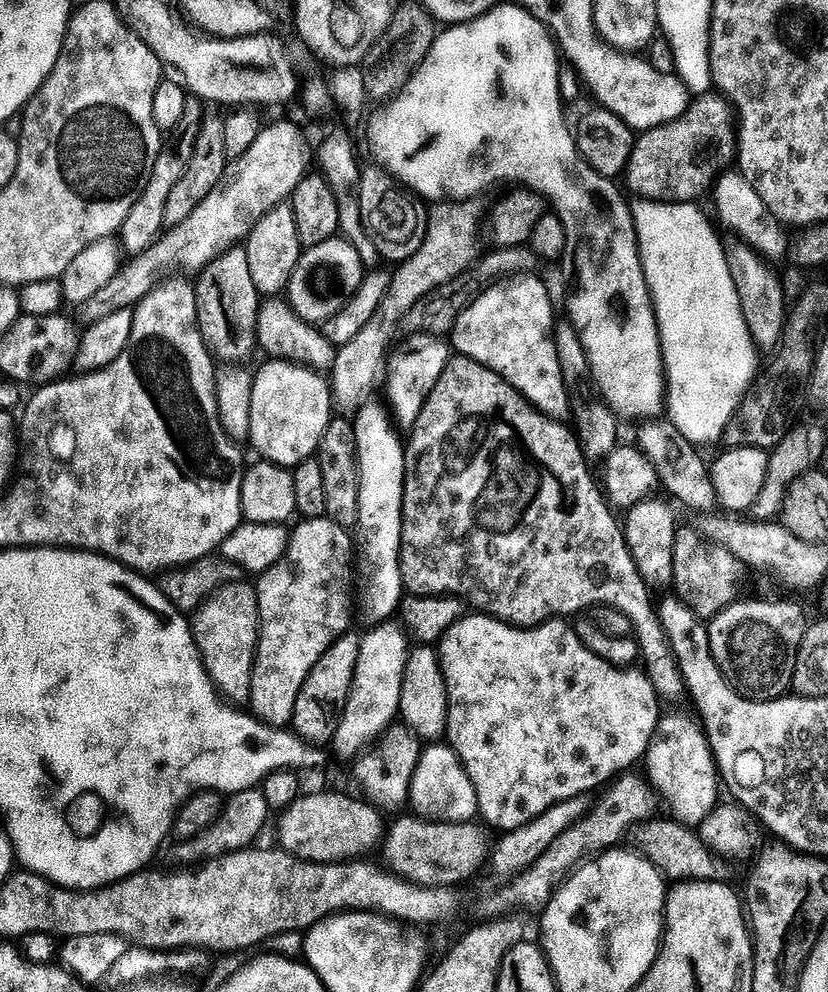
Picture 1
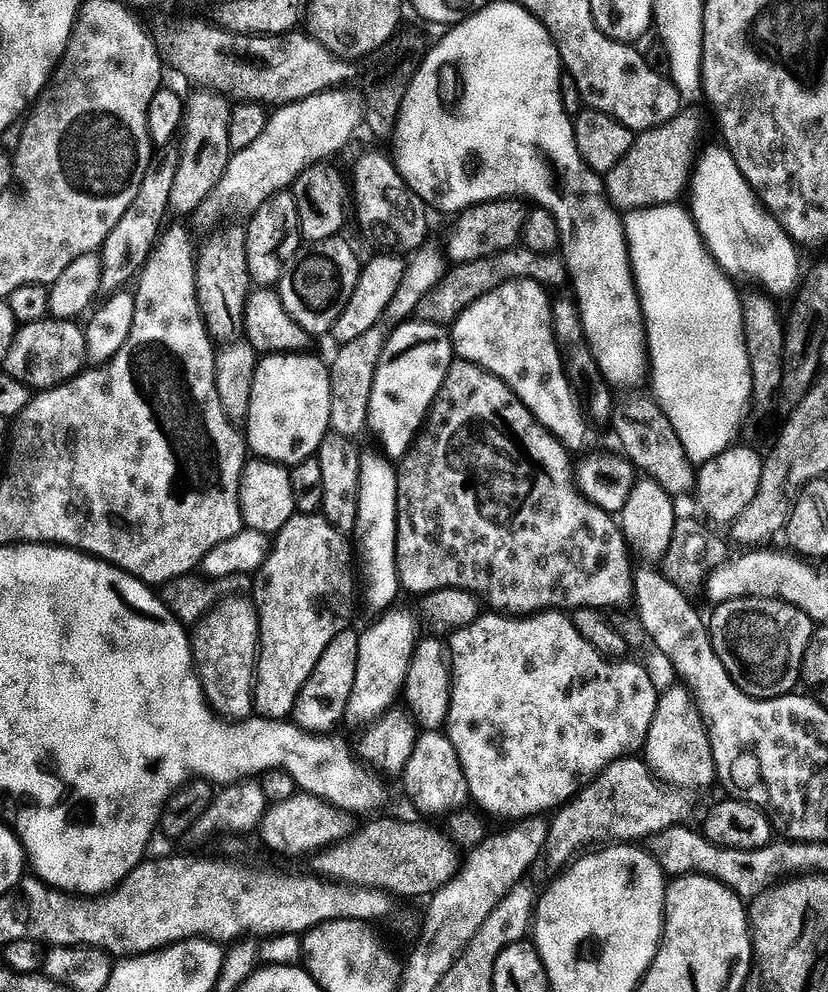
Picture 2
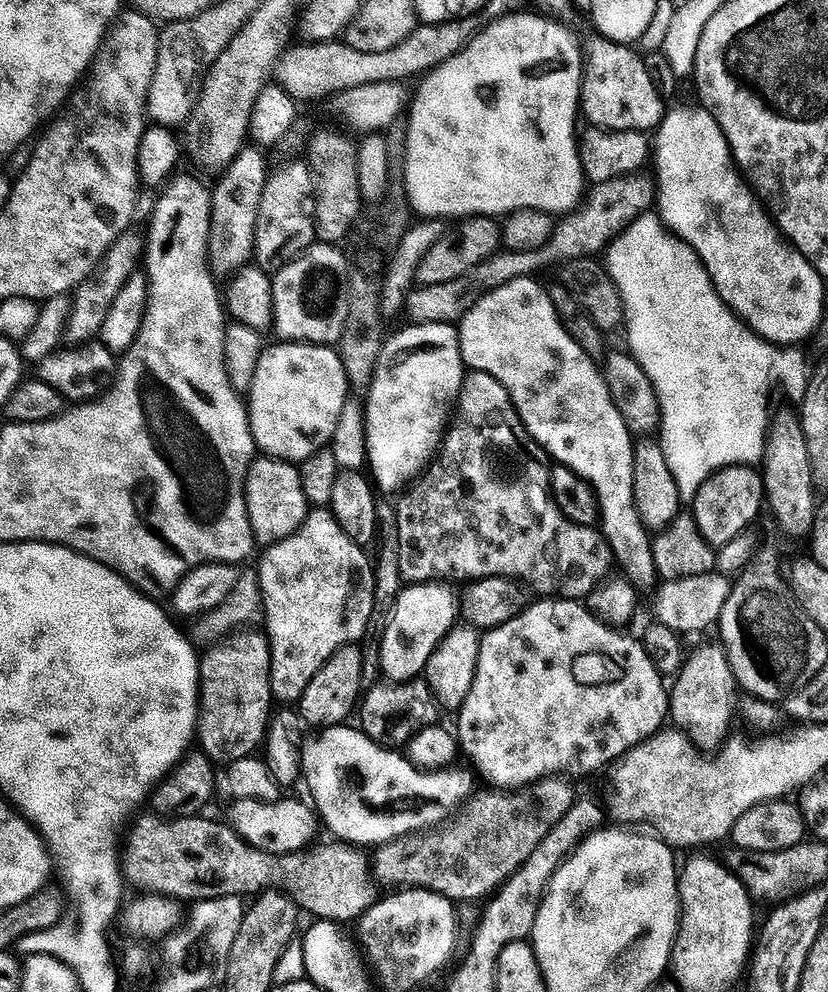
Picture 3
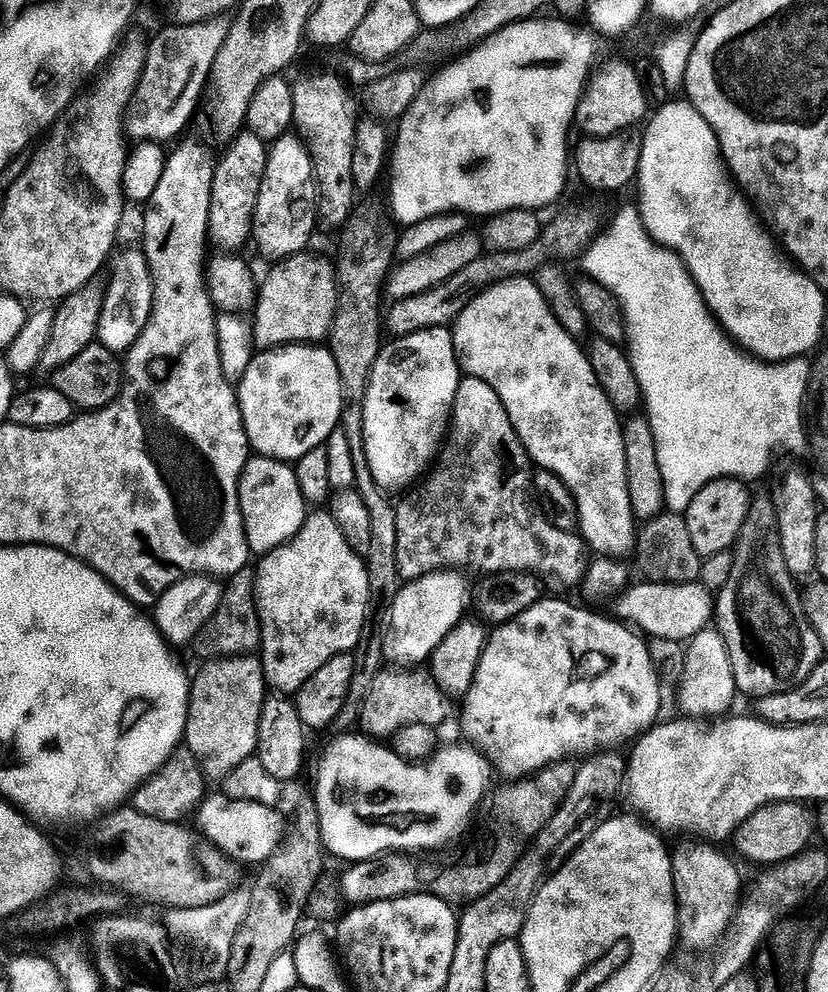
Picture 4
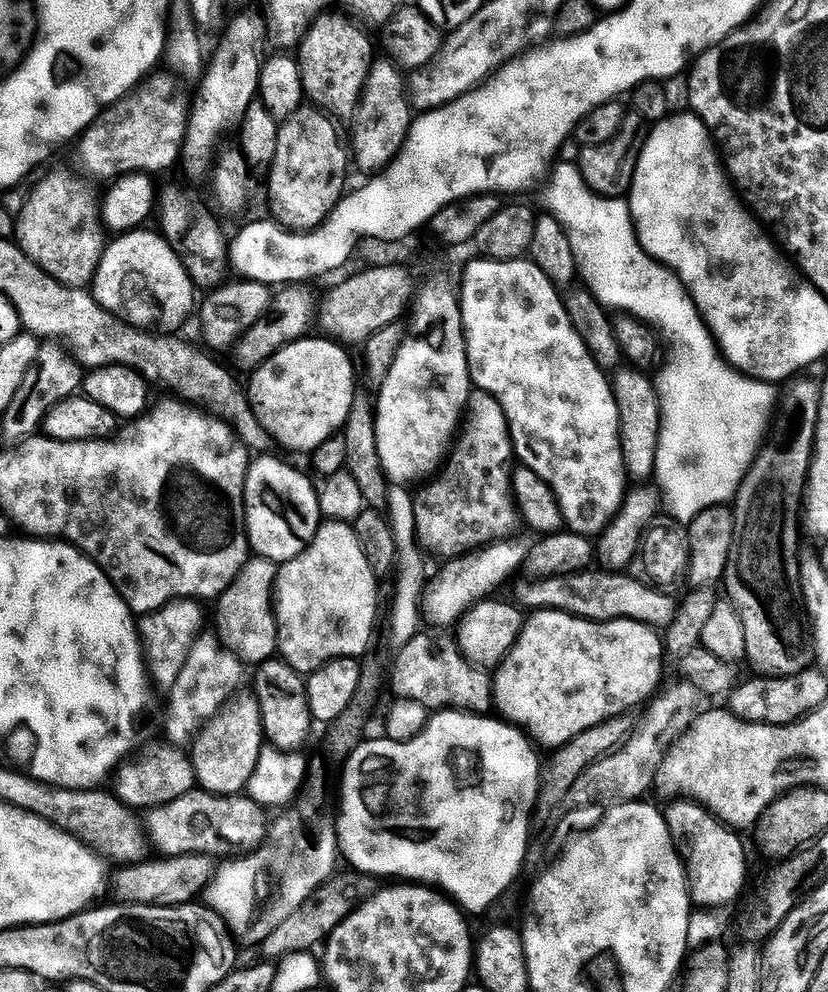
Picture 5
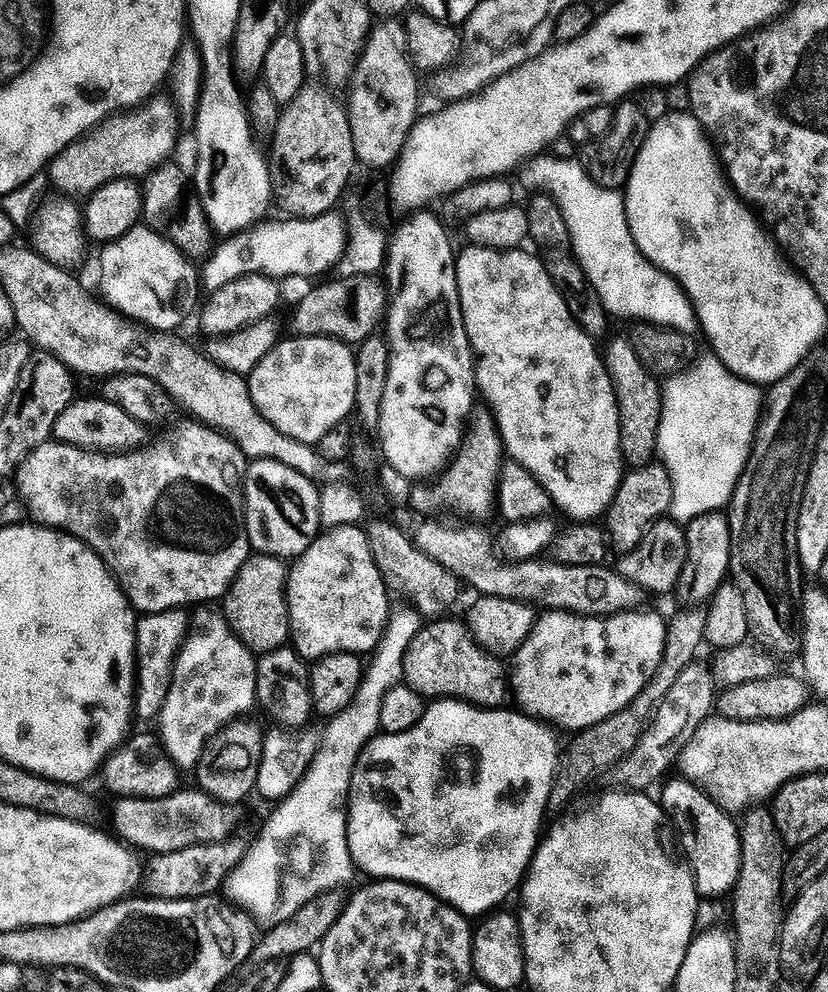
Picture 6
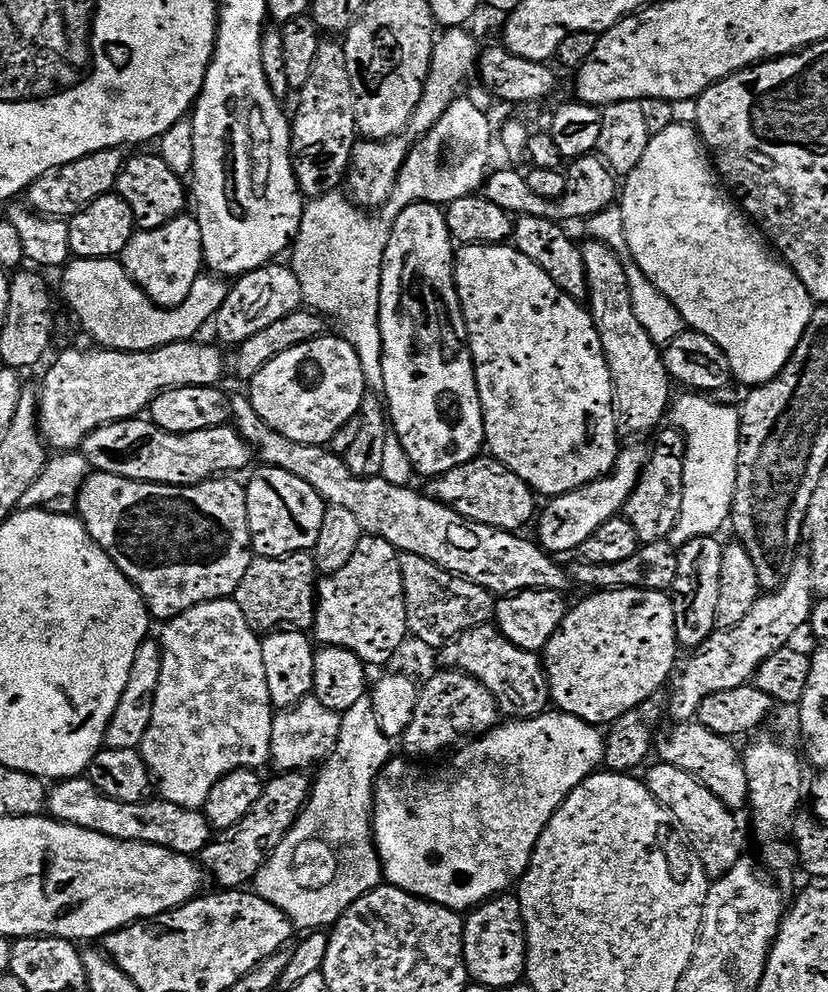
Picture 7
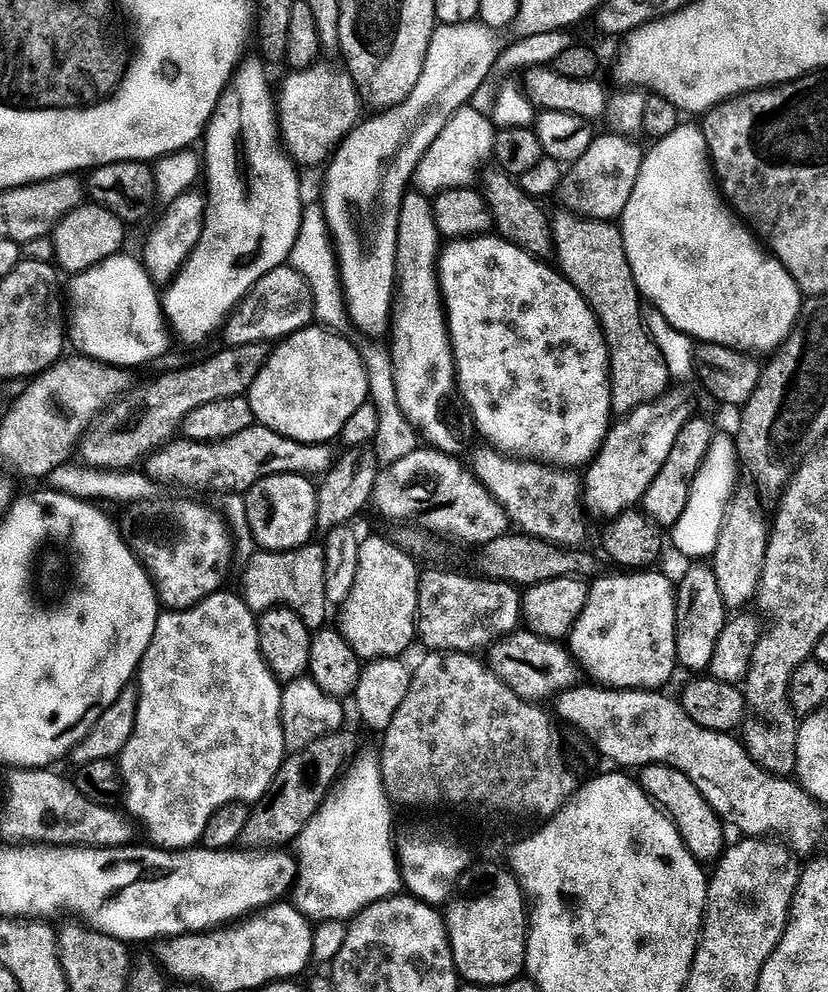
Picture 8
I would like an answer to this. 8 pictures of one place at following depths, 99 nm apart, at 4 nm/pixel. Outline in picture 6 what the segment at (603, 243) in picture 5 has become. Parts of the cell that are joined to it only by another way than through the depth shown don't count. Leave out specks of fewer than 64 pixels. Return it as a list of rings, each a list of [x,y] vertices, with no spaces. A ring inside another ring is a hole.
[[[541,154],[533,156],[531,160],[525,160],[519,169],[519,176],[524,184],[541,184],[544,187],[541,189],[547,190],[547,193],[558,202],[566,218],[571,251],[582,266],[586,278],[594,286],[598,298],[602,298],[604,308],[609,314],[613,317],[625,316],[626,319],[632,320],[631,322],[677,328],[679,332],[689,334],[697,331],[696,309],[692,307],[692,301],[684,293],[684,289],[672,276],[667,276],[661,268],[656,268],[649,262],[642,250],[638,250],[638,242],[634,242],[634,234],[628,225],[628,206],[625,197],[617,189],[598,186],[592,181],[579,159],[559,160],[551,154]],[[719,362],[694,368],[683,376],[669,376],[663,381],[664,409],[658,430],[658,456],[673,482],[671,519],[682,525],[703,521],[711,512],[727,509],[744,473],[756,427],[762,415],[762,392],[749,380],[741,380]]]

